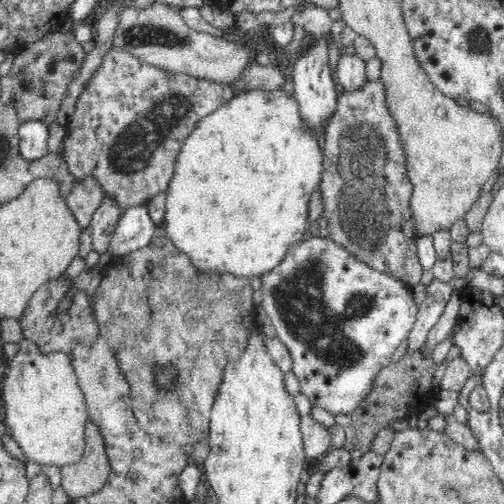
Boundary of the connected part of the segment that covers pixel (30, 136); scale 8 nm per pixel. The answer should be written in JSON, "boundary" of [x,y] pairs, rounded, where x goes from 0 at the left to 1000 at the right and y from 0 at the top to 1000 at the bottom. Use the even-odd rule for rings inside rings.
{"boundary":[[[62,238],[60,242],[44,244],[34,262],[38,266],[36,290],[44,317],[67,321],[95,304],[91,284],[95,256],[81,240]]]}

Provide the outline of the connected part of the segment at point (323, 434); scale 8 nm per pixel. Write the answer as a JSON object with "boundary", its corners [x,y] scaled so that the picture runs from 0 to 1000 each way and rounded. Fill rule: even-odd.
{"boundary":[[[615,823],[597,825],[595,845],[613,915],[633,915],[657,893],[657,861],[639,837]]]}

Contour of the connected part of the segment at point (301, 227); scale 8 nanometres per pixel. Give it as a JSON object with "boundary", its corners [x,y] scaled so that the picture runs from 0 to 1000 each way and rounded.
{"boundary":[[[556,167],[552,175],[528,177],[508,175],[498,181],[464,185],[456,198],[440,202],[429,218],[409,226],[385,246],[367,274],[359,300],[351,310],[347,339],[335,369],[329,373],[331,397],[327,403],[327,464],[345,478],[353,492],[359,492],[393,532],[429,540],[462,540],[472,548],[518,548],[532,536],[540,536],[577,484],[599,478],[599,464],[611,452],[611,440],[619,437],[613,429],[613,405],[619,385],[631,377],[645,339],[645,298],[635,294],[631,278],[631,252],[617,246],[595,222],[595,208],[585,187],[563,179]]]}

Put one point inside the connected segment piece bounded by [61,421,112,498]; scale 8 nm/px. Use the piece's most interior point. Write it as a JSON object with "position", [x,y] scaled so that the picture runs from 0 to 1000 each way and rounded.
{"position":[167,946]}

